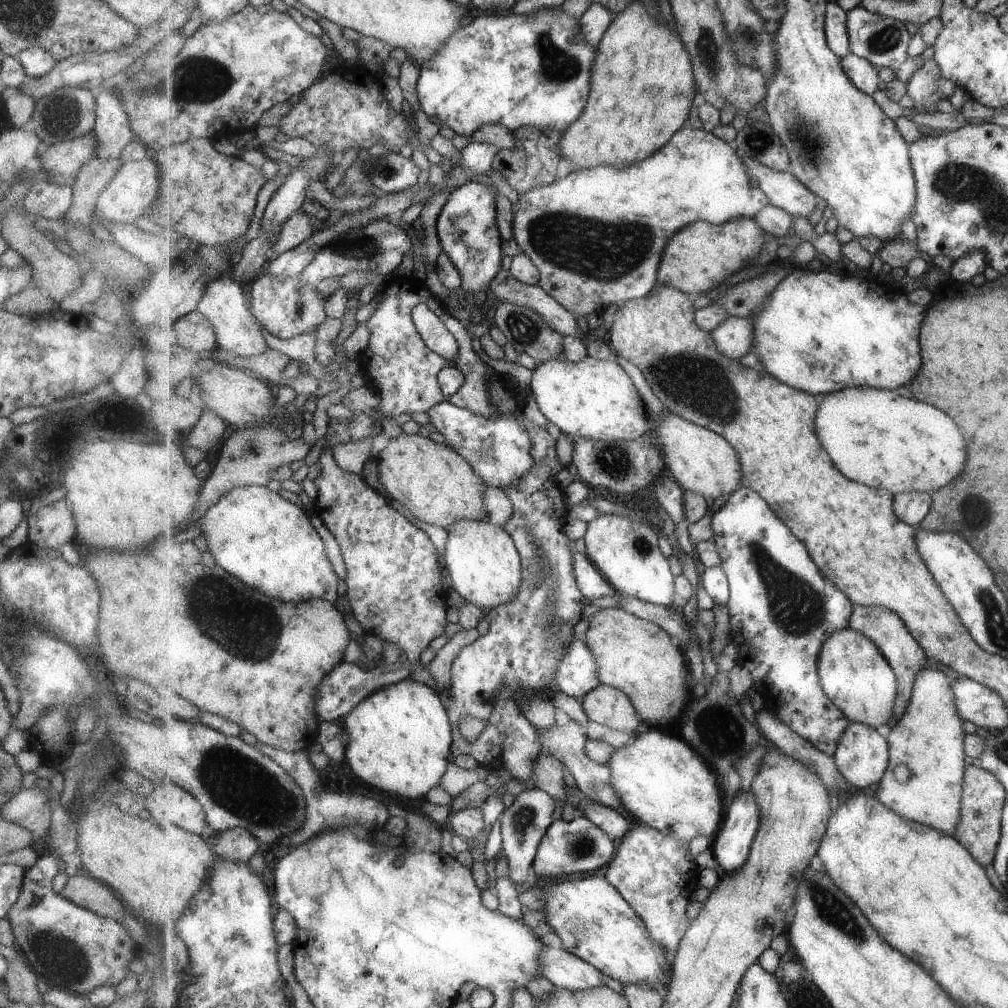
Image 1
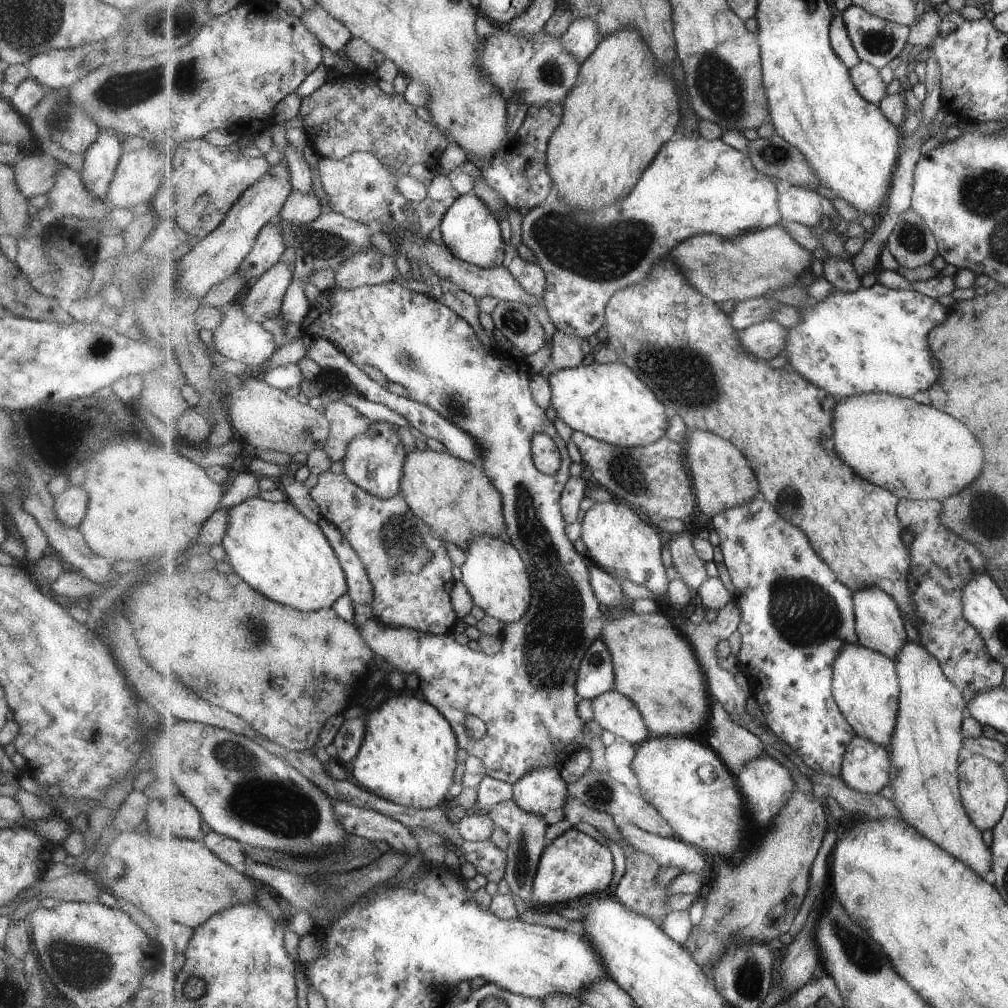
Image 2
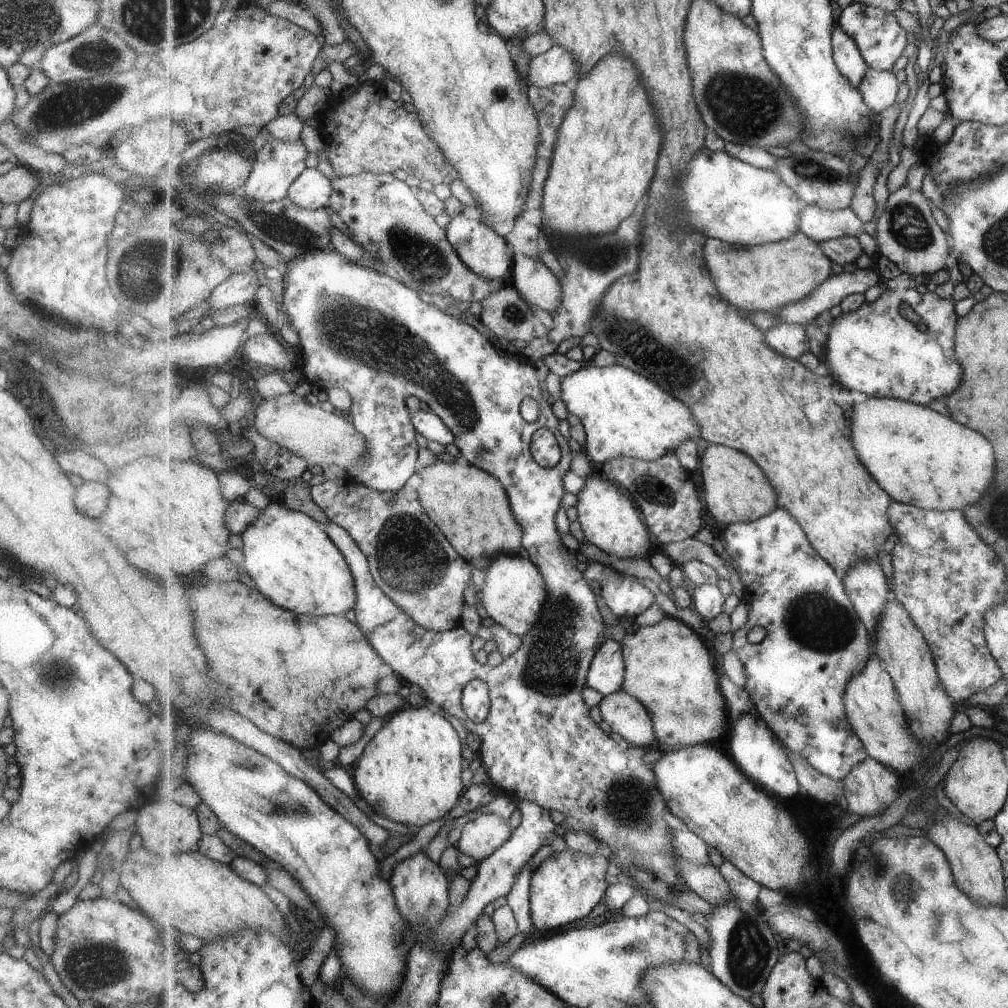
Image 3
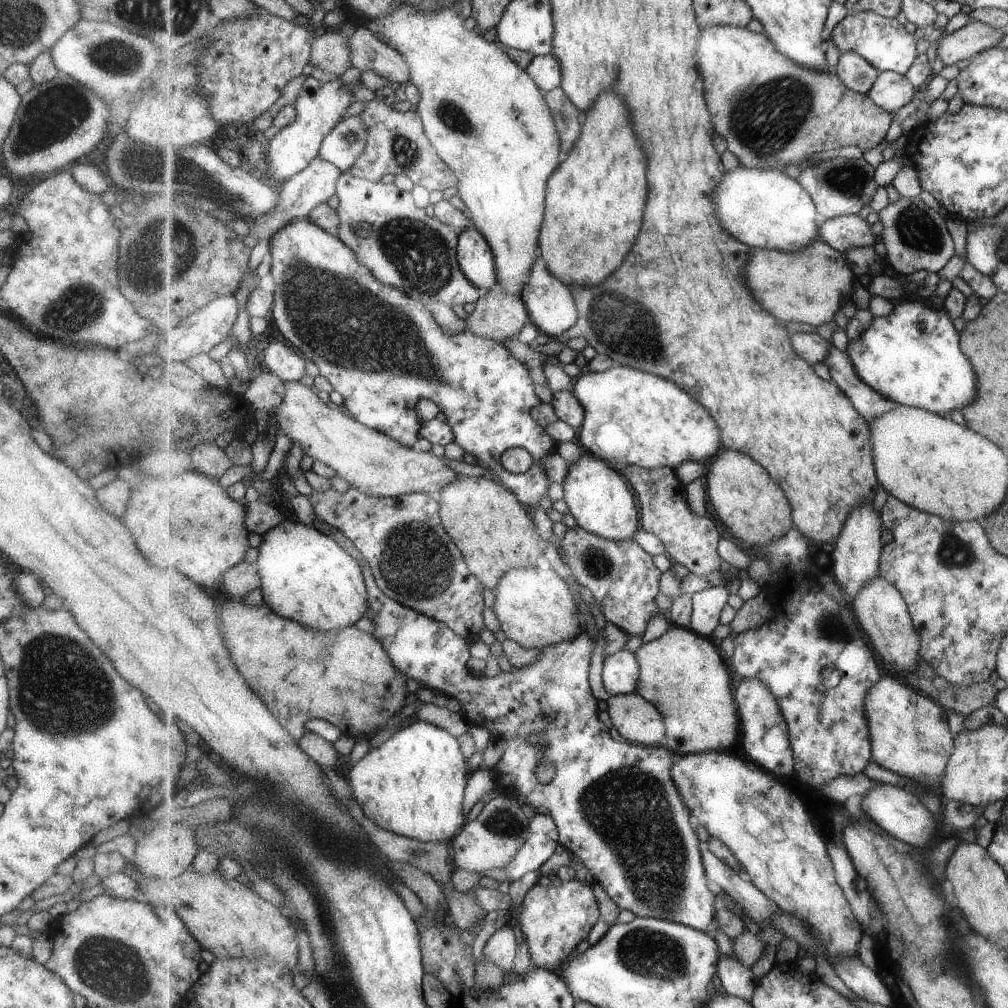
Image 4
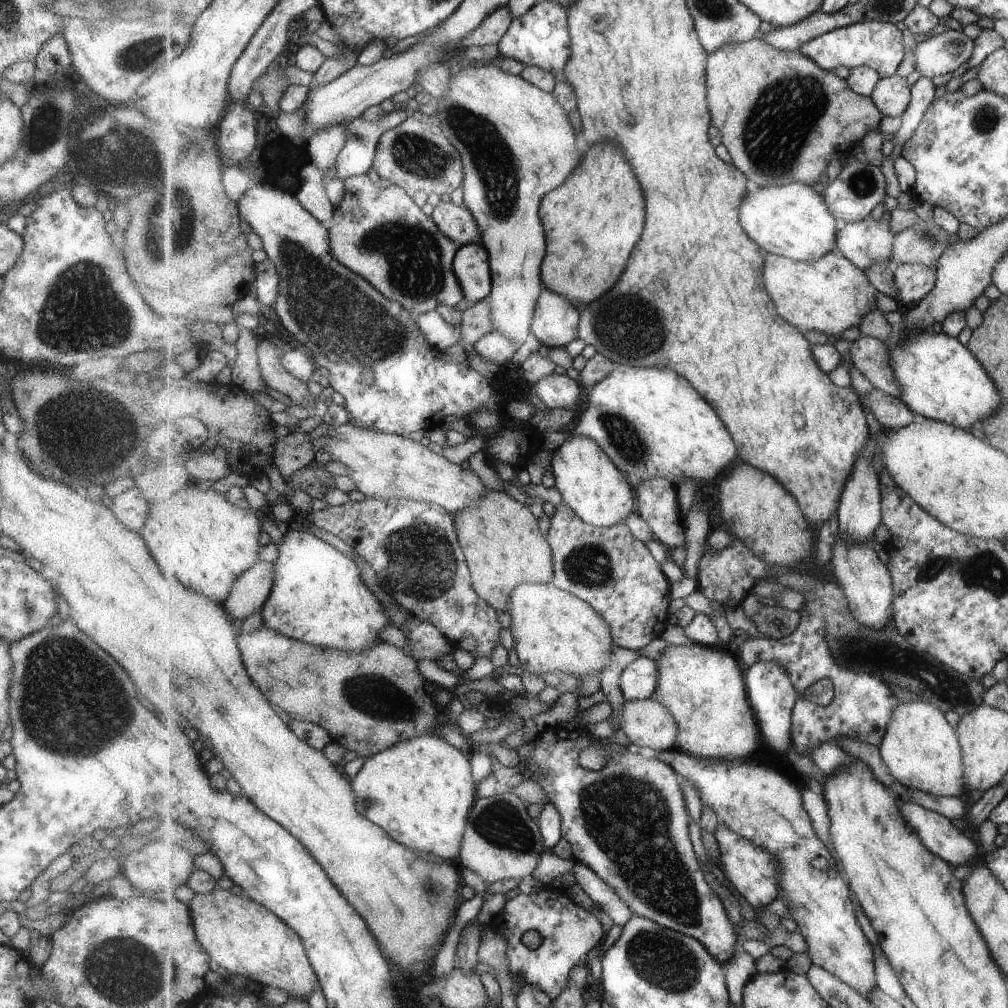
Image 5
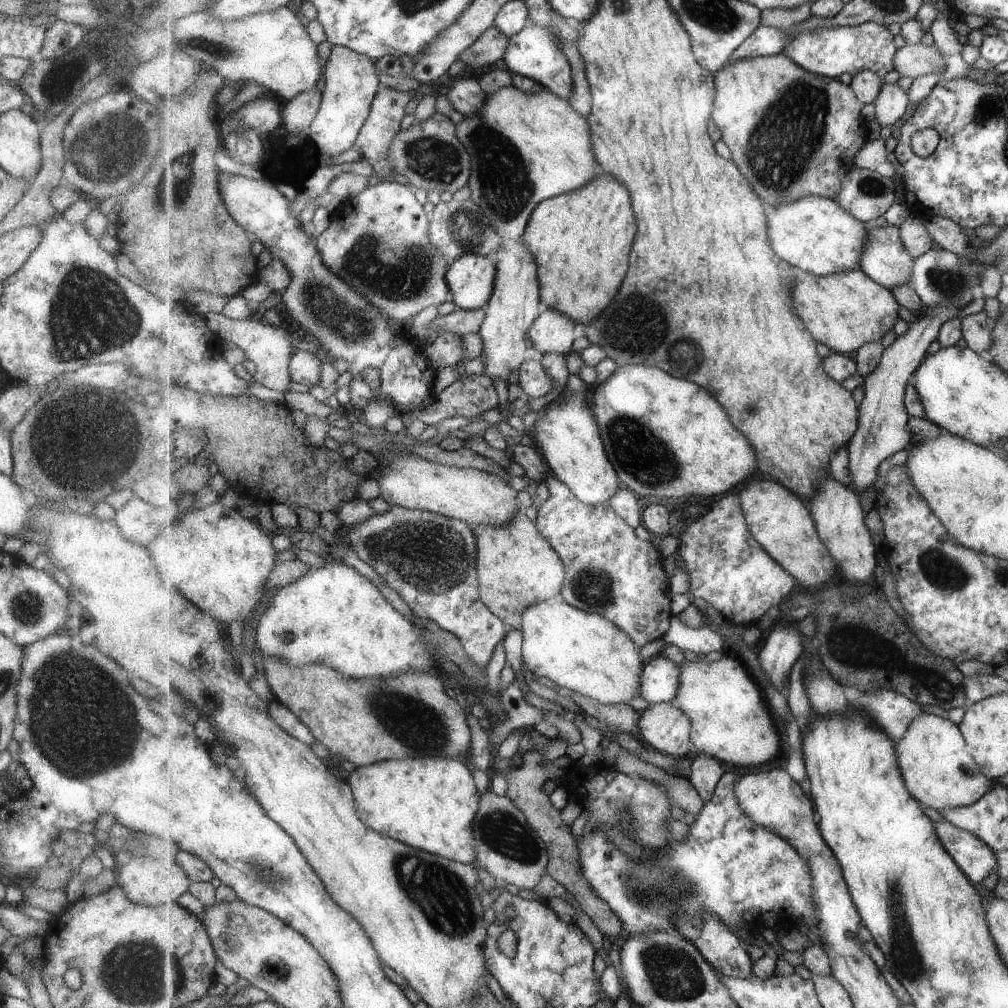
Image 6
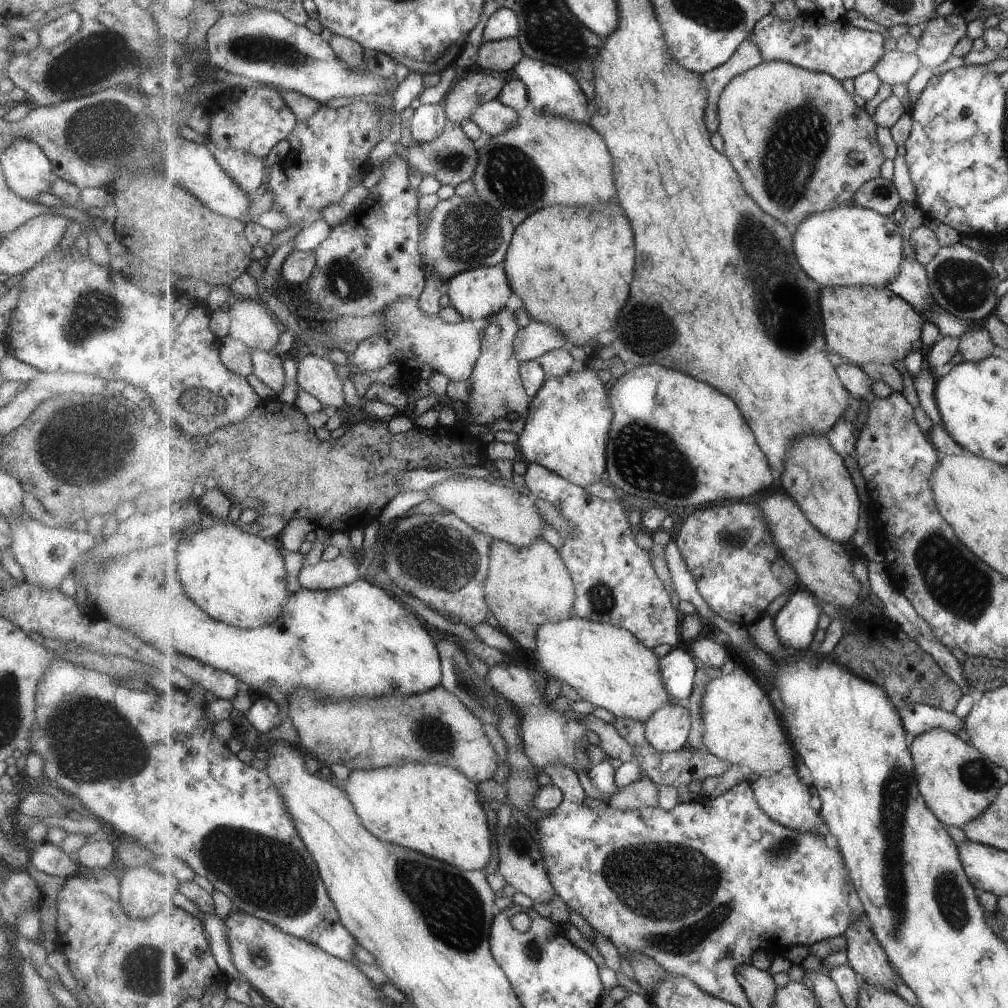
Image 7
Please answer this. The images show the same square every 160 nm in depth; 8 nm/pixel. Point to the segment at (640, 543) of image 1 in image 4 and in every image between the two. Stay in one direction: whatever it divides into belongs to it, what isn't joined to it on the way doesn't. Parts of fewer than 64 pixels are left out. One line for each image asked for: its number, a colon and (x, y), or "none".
2: (617, 537)
3: (610, 519)
4: (599, 497)

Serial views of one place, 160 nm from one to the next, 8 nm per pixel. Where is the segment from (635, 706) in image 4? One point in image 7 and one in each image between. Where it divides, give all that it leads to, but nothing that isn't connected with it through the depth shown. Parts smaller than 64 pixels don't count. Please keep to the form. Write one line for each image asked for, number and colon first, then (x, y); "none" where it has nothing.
5: (649, 723)
6: (663, 727)
7: (669, 729)

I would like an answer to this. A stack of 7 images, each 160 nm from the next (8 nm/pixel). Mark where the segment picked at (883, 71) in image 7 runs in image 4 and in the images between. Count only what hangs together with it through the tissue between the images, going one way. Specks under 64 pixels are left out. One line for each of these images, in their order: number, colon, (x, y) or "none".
4: (968, 41)
5: (943, 53)
6: (915, 60)

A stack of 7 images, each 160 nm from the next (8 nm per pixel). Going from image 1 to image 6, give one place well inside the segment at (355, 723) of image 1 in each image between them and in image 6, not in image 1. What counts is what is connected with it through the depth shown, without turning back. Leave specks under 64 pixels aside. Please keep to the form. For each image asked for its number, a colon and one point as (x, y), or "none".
2: (409, 754)
3: (410, 772)
4: (414, 784)
5: (422, 791)
6: (430, 803)

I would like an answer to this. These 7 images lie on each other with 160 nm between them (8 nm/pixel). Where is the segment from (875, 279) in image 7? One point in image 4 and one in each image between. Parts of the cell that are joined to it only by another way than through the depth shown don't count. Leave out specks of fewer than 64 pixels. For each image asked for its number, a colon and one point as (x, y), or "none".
4: (765, 209)
5: (794, 221)
6: (817, 234)

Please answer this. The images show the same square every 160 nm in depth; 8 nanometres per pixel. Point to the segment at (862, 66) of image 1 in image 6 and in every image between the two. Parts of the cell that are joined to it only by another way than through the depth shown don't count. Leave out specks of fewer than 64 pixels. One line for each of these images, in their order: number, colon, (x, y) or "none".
2: (866, 77)
3: (880, 88)
4: (892, 91)
5: (893, 94)
6: (893, 102)

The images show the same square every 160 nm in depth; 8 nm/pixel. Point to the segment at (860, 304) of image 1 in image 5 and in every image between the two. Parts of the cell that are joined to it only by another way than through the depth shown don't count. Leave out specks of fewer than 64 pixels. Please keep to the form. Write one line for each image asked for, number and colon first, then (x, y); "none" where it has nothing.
2: (874, 340)
3: (902, 346)
4: (913, 356)
5: (940, 378)

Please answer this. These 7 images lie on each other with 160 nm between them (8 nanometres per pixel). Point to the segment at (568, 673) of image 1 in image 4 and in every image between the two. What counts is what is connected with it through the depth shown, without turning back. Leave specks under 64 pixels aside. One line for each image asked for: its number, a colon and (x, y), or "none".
2: (597, 675)
3: (607, 672)
4: (621, 671)

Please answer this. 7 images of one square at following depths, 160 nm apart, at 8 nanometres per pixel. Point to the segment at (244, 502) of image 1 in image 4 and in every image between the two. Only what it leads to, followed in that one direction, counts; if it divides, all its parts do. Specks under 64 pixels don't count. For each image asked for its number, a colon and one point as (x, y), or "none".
2: (271, 545)
3: (290, 557)
4: (307, 577)

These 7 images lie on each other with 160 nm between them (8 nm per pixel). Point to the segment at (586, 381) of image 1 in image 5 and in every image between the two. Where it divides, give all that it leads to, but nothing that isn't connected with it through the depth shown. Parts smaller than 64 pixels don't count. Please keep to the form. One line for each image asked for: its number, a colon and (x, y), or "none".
2: (609, 402)
3: (625, 414)
4: (631, 417)
5: (652, 423)

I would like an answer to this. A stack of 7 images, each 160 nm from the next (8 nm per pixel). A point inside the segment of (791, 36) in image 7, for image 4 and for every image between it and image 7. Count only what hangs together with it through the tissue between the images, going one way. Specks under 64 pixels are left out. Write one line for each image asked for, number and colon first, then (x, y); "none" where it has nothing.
4: (884, 42)
5: (879, 45)
6: (830, 52)

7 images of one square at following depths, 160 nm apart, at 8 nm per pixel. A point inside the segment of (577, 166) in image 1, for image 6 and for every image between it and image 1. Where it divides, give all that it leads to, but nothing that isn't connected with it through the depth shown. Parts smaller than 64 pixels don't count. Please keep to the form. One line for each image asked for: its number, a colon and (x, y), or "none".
2: (624, 108)
3: (606, 154)
4: (595, 202)
5: (593, 221)
6: (573, 235)

